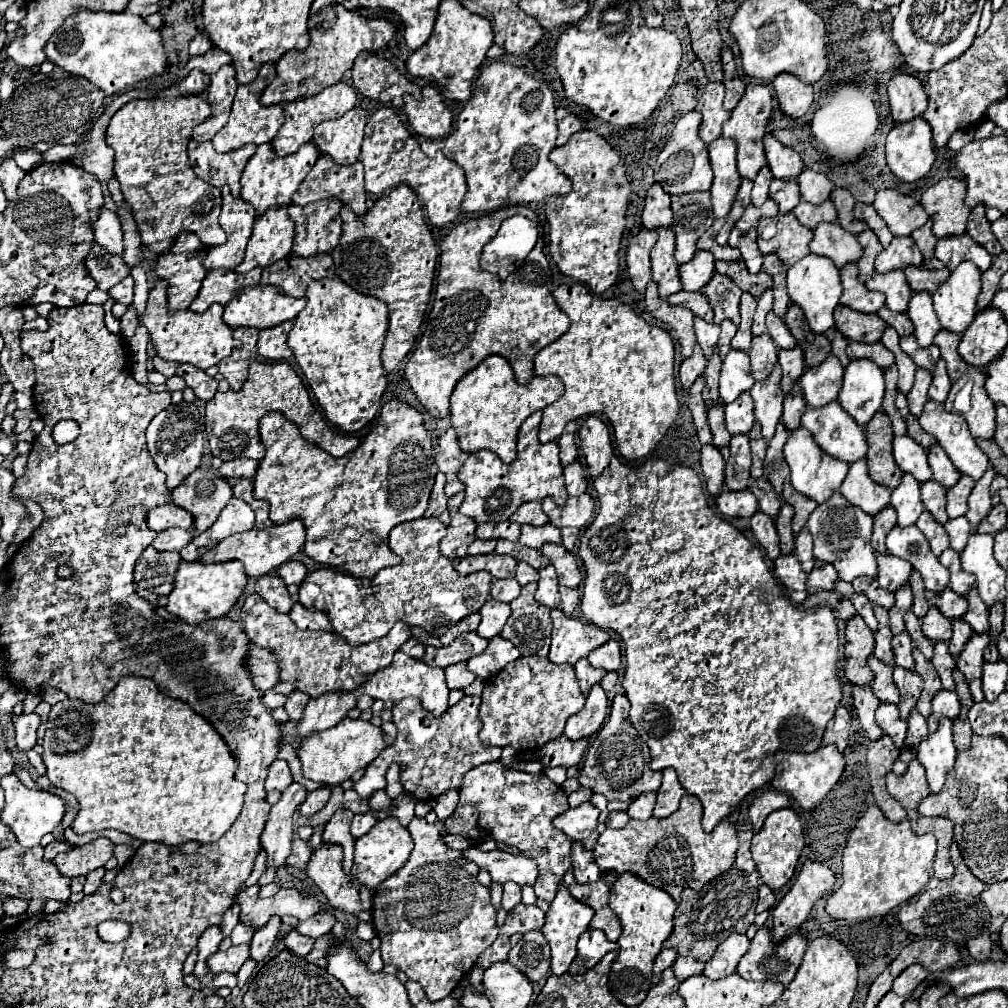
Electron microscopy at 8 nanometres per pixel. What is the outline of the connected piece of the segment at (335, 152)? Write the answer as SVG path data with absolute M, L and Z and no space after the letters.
M359 107L347 111L341 119L329 119L317 125L313 143L321 153L327 153L339 165L351 165L359 159L363 129L367 123L367 113Z

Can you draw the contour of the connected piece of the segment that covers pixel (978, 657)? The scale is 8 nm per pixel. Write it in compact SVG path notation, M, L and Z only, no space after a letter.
M973 633L957 657L957 667L963 671L975 701L985 699L981 689L981 667L983 667L983 649L987 647L987 643L989 643L989 635Z

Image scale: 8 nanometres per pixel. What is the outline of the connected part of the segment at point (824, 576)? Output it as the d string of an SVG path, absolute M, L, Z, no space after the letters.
M815 559L815 567L811 573L807 573L807 591L819 591L819 589L833 589L833 583L837 579L837 571L829 563L821 563Z

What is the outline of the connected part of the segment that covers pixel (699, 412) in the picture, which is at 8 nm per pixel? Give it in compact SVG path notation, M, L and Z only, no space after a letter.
M697 379L693 383L693 387L689 389L689 409L693 415L693 423L697 427L699 441L703 445L707 445L707 443L711 443L711 431L709 431L709 423L707 423L707 407L705 407L705 401L701 397L703 387L705 387L703 379Z

